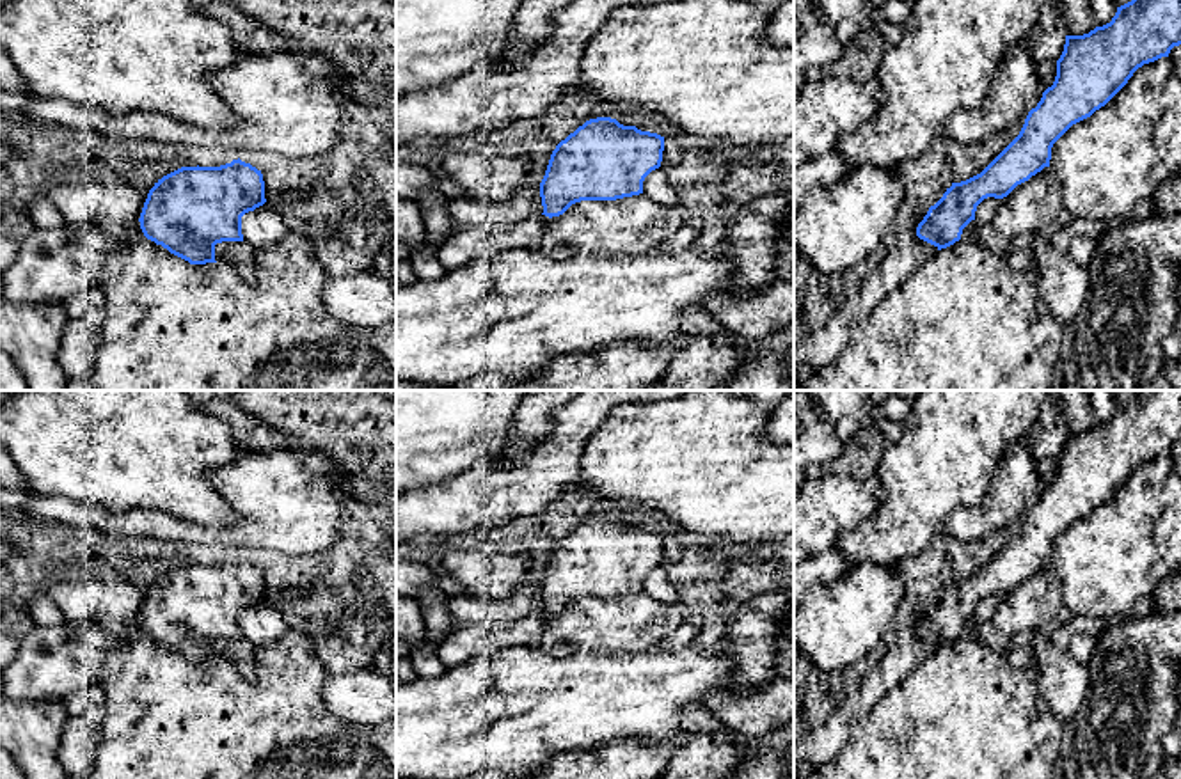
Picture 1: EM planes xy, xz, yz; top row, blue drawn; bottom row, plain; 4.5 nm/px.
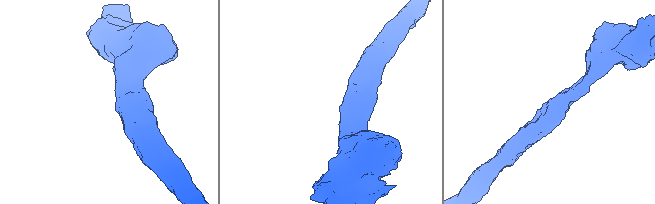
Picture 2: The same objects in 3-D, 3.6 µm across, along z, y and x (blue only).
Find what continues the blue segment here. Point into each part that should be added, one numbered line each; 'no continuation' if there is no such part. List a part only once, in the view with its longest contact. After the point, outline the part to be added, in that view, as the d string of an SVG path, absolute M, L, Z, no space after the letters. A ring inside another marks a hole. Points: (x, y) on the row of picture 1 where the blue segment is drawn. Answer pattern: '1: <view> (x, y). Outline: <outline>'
no continuation

